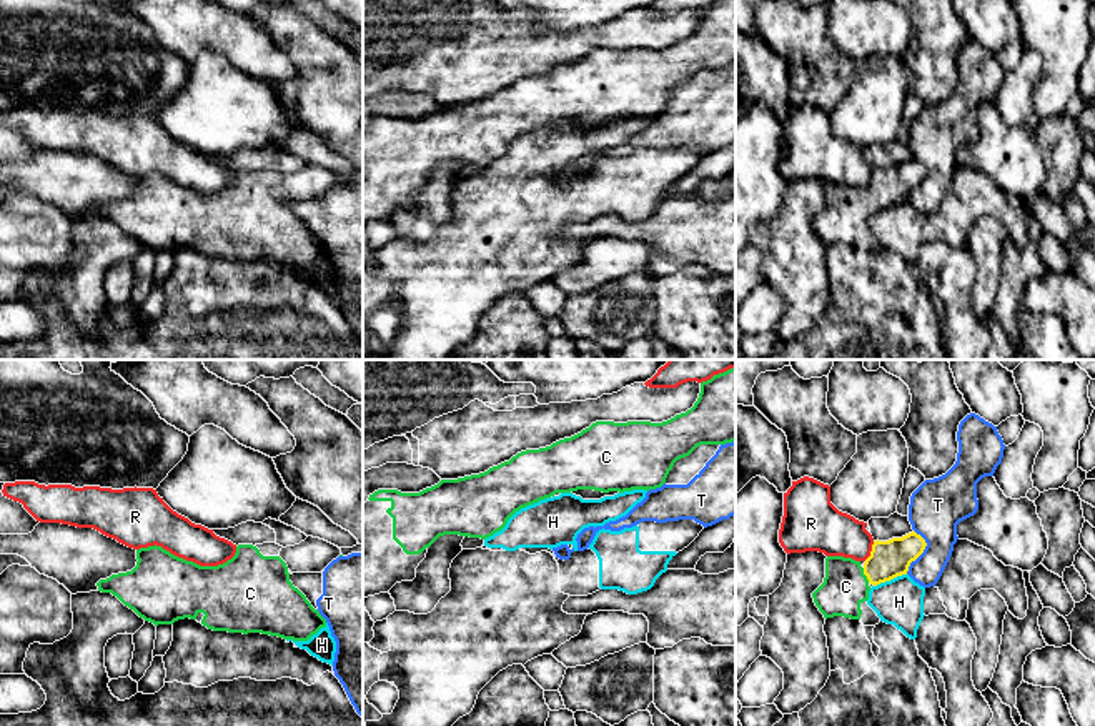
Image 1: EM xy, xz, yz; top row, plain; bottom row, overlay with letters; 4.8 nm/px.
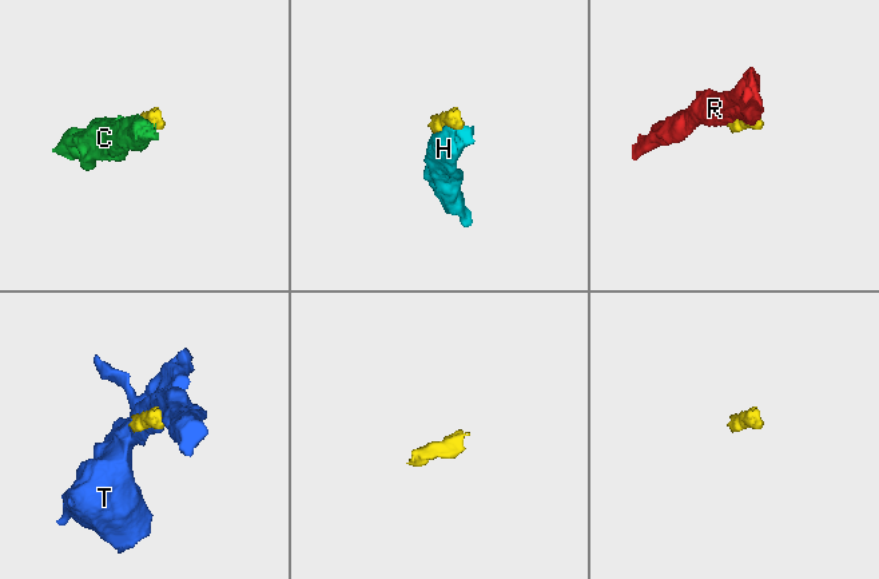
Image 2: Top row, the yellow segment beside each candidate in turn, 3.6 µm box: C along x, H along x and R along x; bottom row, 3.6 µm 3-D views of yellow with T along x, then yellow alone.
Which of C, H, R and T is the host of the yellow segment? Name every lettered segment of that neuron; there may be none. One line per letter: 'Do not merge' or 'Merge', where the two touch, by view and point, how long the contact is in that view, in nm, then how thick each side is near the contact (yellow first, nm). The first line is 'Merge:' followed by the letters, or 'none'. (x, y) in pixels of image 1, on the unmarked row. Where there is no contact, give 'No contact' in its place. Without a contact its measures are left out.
Merge: C
C: Merge. Touches yellow at yz (864, 200). Shared border 80 nm. Thickness 180 nm (yellow) against 220 nm
H: Do not merge. Touches yellow at yz (889, 207). Shared border 170 nm. Thickness 180 nm (yellow) against 220 nm
R: Do not merge. Touches yellow at yz (871, 179). Shared border 110 nm. Thickness 180 nm (yellow) against 220 nm
T: Do not merge. Touches yellow at yz (922, 179). Shared border 220 nm. Thickness 180 nm (yellow) against 260 nm

